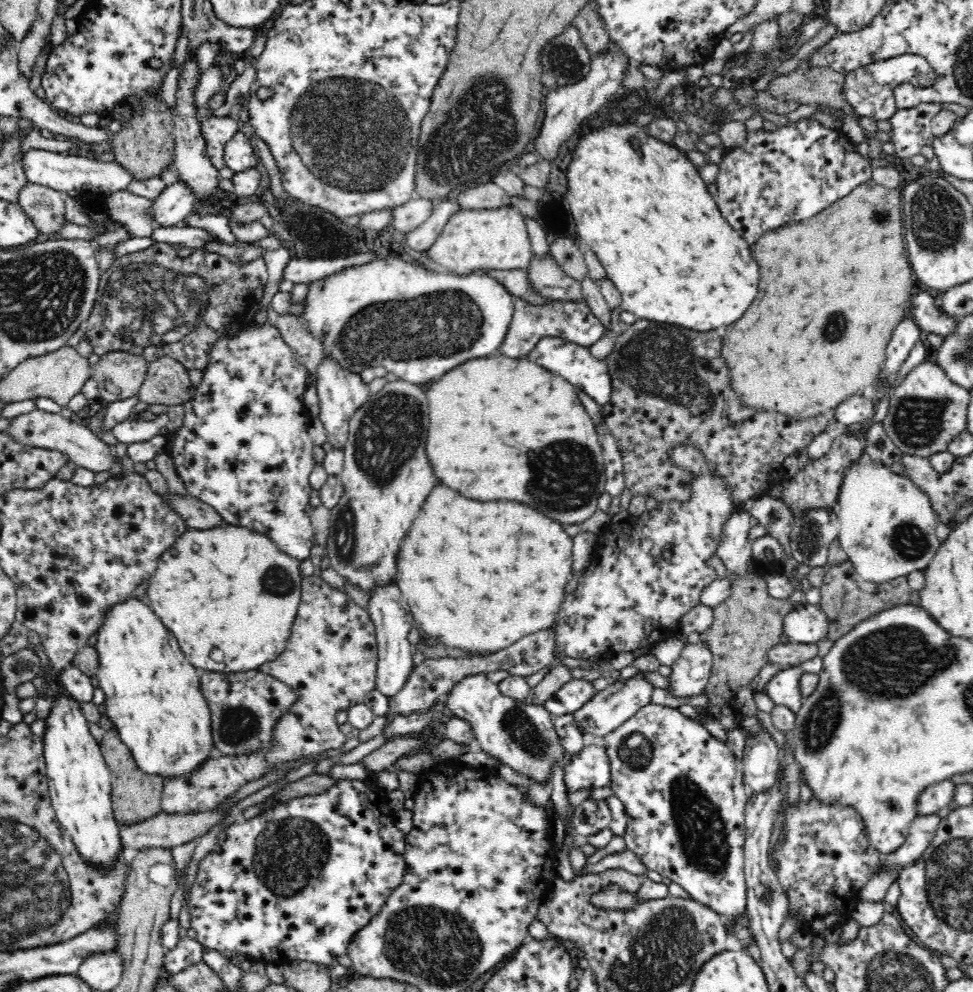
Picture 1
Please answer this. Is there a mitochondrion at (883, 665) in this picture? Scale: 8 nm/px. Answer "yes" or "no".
yes

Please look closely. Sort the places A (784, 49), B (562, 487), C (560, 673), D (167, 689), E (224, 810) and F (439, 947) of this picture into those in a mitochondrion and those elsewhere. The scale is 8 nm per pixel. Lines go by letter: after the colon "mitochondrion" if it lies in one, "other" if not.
A: other
B: mitochondrion
C: other
D: other
E: other
F: mitochondrion

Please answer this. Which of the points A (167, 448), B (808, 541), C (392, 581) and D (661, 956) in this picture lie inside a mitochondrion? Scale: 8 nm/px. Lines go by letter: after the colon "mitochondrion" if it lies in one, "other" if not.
A: other
B: mitochondrion
C: other
D: mitochondrion

